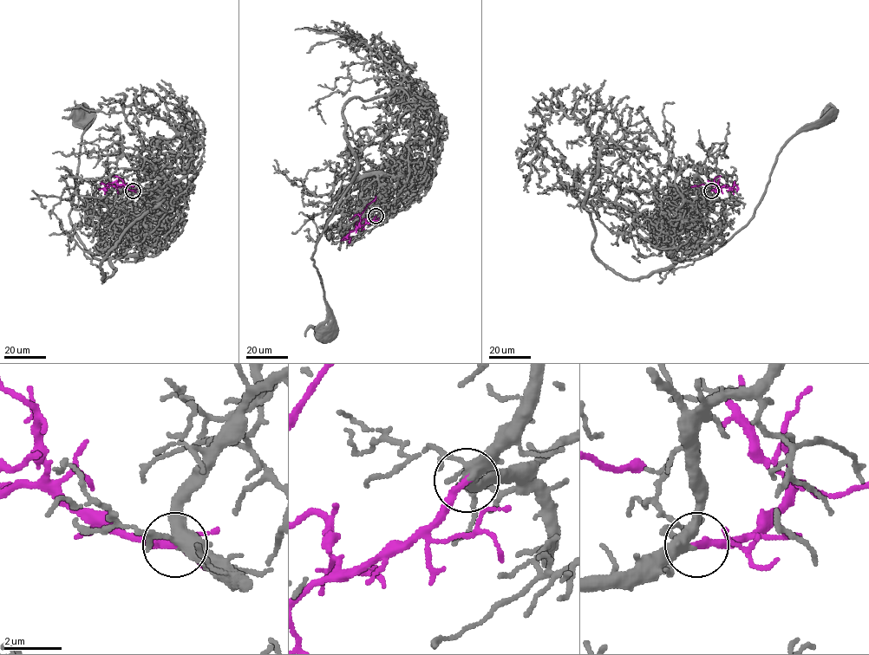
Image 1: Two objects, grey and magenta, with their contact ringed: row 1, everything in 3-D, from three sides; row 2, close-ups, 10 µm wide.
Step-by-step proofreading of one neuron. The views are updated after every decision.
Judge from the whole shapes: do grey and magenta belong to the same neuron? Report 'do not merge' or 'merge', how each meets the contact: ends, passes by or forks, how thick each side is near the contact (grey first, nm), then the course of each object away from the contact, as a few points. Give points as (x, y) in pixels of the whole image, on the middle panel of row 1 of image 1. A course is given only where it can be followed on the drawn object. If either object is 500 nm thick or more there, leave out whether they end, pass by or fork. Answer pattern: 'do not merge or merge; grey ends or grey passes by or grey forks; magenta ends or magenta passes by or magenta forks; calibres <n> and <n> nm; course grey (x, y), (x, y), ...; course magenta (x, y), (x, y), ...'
merge; grey forks; magenta ends; calibres 320 and 300 nm; course grey (375, 216), (400, 181), (381, 174), (356, 179), (317, 241), (311, 258), (326, 305), (324, 336); course magenta (375, 216), (362, 225), (359, 223), (361, 214), (375, 196)

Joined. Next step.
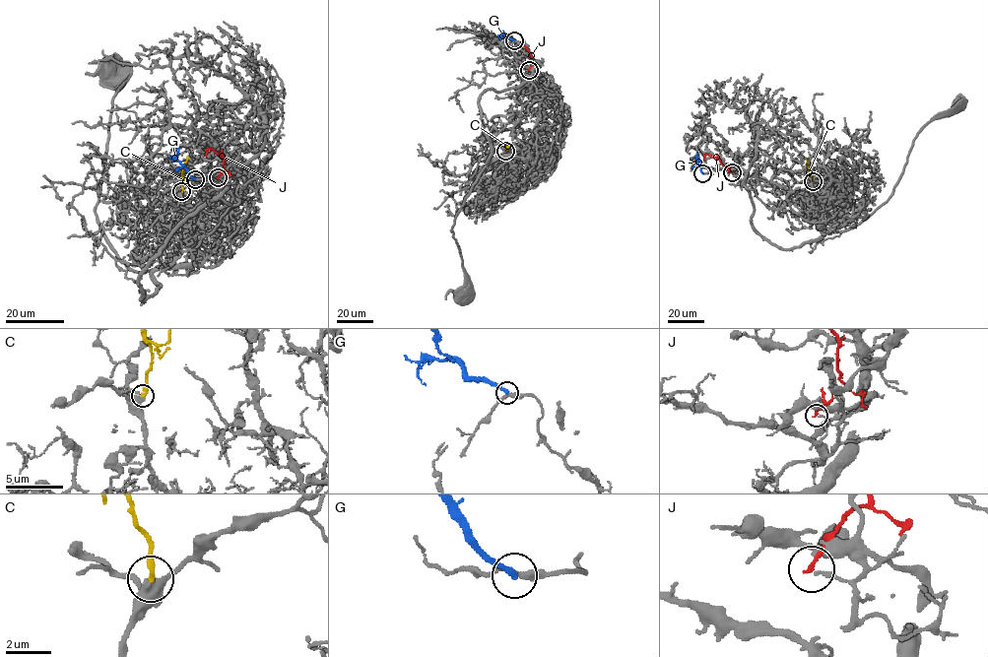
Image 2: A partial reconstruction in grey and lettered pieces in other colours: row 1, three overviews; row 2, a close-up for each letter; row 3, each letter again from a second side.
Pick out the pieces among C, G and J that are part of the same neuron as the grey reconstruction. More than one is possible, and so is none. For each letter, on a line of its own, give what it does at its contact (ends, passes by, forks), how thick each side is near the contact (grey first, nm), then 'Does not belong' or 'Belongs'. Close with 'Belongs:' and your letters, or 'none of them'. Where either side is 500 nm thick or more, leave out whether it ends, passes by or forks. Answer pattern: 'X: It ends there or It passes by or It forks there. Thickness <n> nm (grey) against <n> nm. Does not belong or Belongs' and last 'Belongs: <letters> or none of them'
C: Thickness 550 nm (grey) against 280 nm. Belongs
G: It ends there. Thickness 280 nm (grey) against 240 nm. Does not belong
J: It ends there. Thickness 150 nm (grey) against 170 nm. Does not belong
Belongs: C

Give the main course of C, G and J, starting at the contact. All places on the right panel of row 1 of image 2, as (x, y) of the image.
C: (812, 181), (808, 159)
G: (702, 173), (696, 153)
J: (732, 172), (718, 158), (706, 154), (705, 159)

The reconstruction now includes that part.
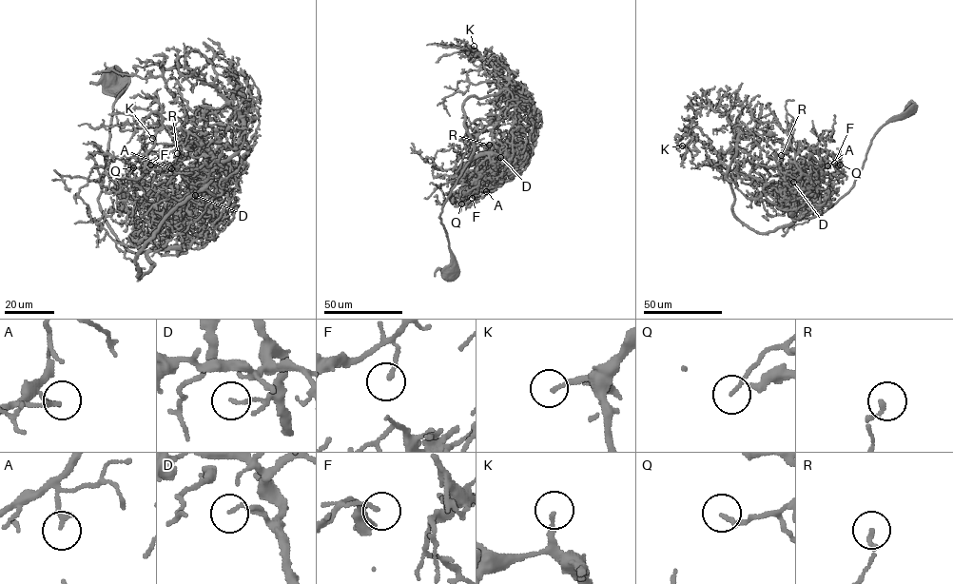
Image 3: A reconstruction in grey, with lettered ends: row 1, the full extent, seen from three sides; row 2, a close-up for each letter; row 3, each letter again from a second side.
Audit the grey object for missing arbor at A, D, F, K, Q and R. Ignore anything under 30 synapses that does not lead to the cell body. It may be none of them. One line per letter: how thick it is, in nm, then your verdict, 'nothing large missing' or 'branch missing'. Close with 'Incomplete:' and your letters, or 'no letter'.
A: 180 nm | branch missing
D: 120 nm | branch missing
F: 130 nm | nothing large missing
K: 160 nm | branch missing
Q: 140 nm | nothing large missing
R: 160 nm | nothing large missing
Incomplete: A, D, K

